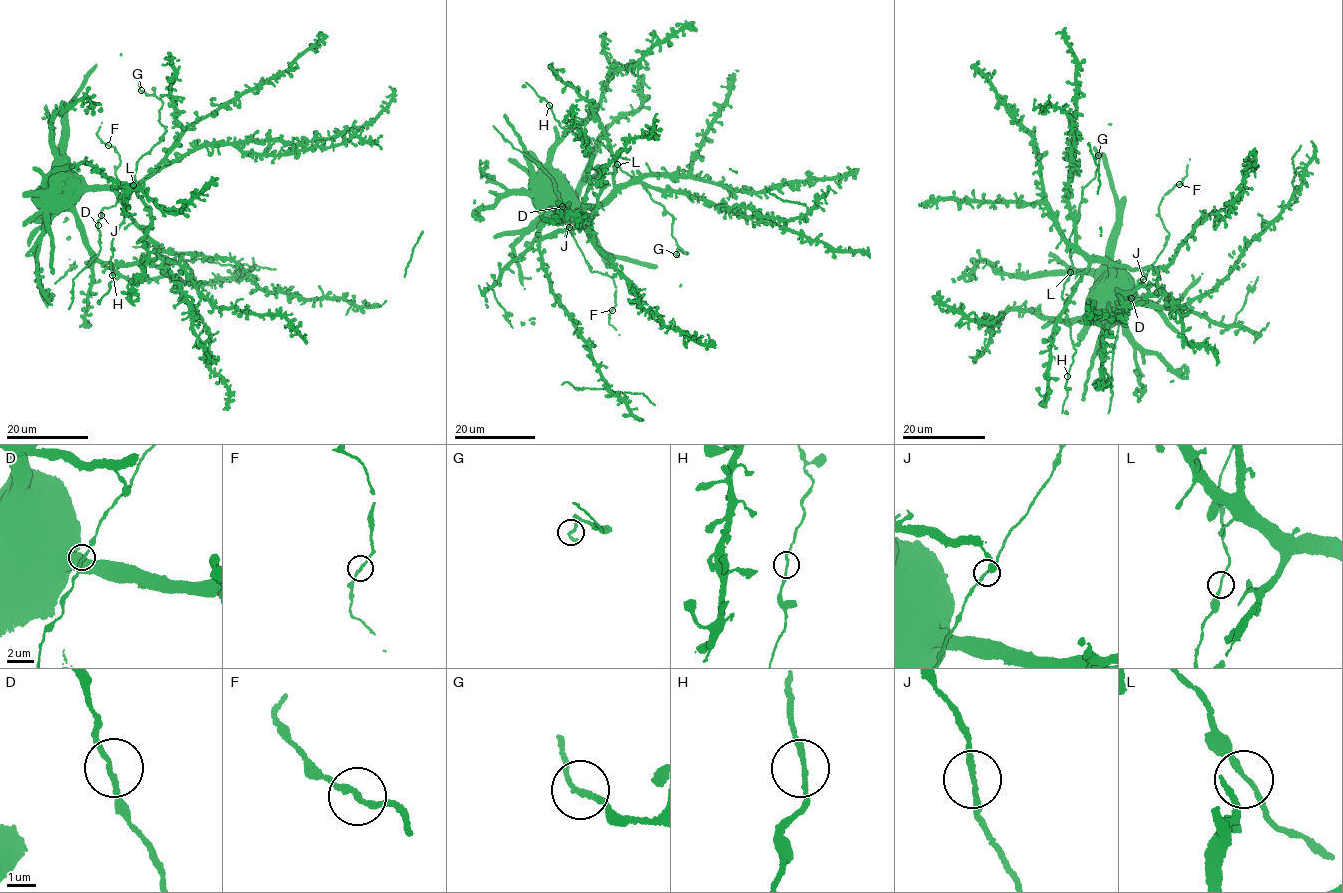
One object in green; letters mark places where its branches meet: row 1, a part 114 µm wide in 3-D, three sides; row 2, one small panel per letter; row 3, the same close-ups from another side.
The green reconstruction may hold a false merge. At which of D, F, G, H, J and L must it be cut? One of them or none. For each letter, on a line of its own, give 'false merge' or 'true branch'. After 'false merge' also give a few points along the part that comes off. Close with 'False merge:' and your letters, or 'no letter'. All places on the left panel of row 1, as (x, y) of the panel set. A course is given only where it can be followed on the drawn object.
D: true branch
F: true branch
G: true branch
H: true branch
J: true branch
L: true branch
False merge: no letter

